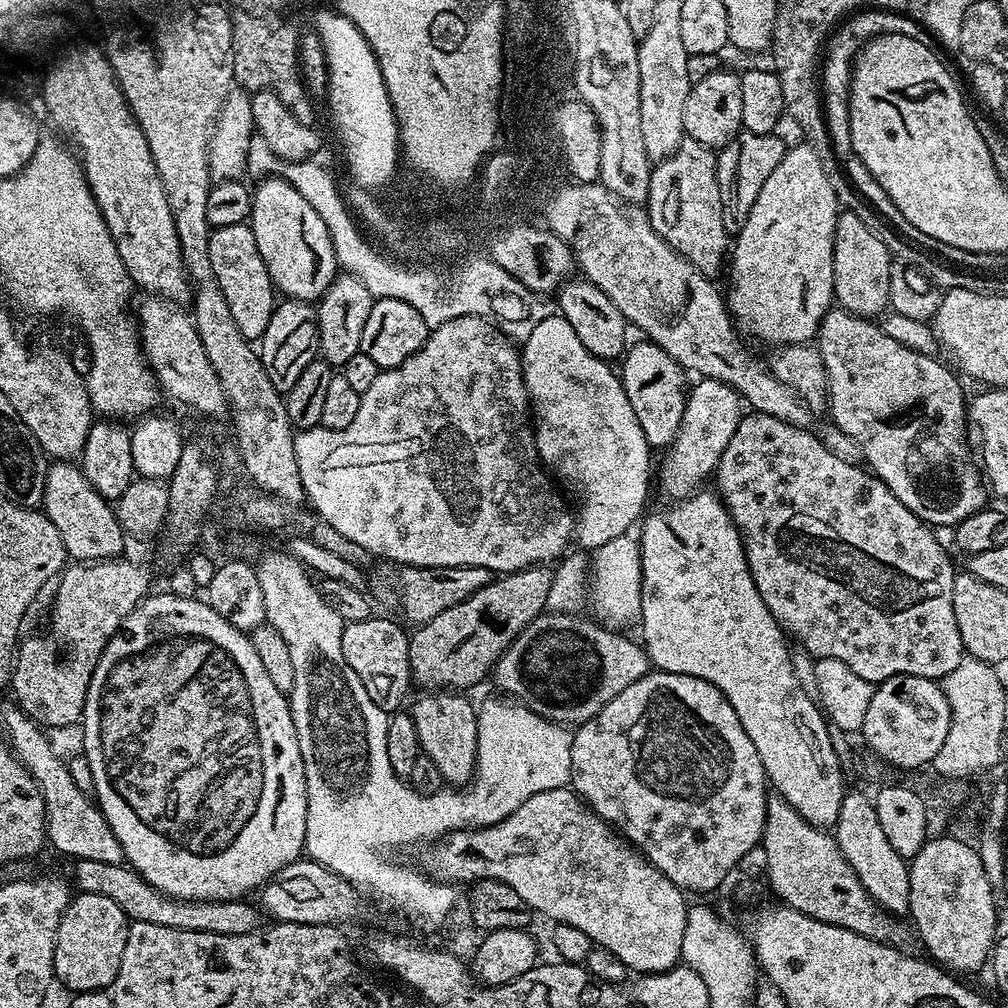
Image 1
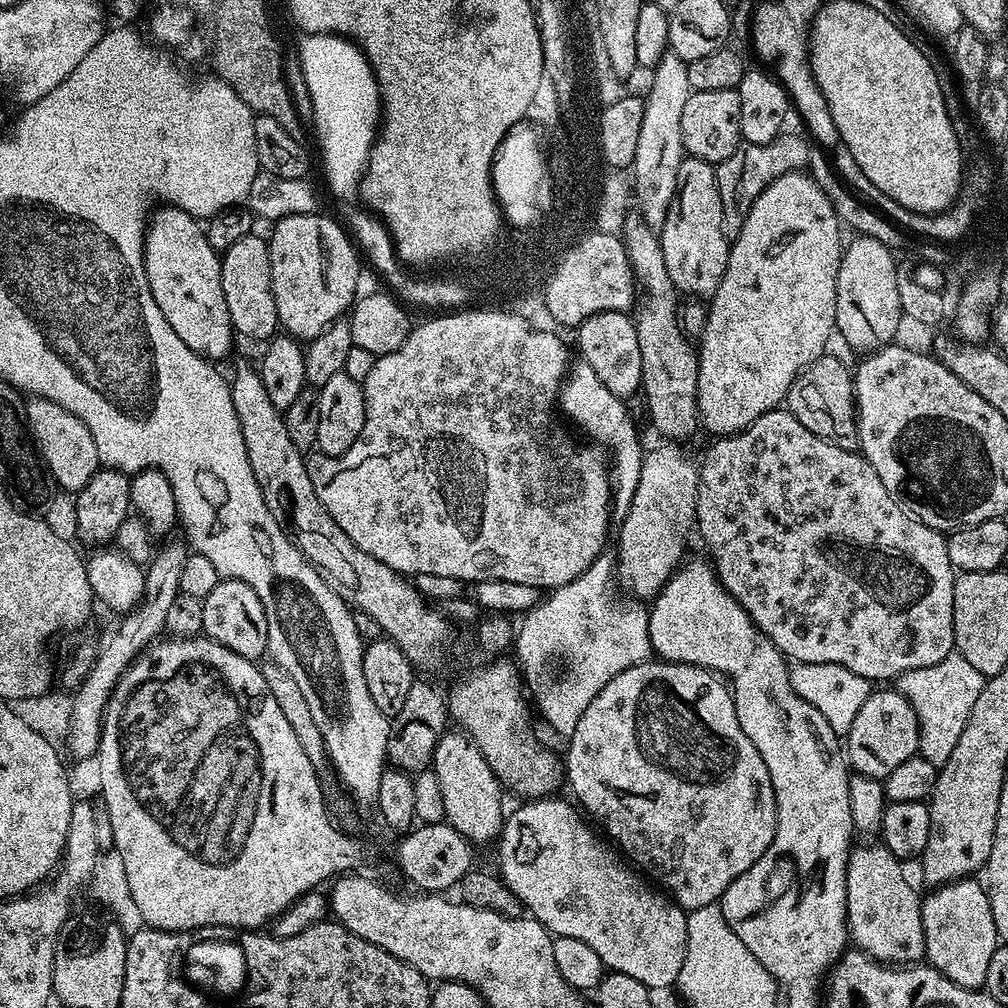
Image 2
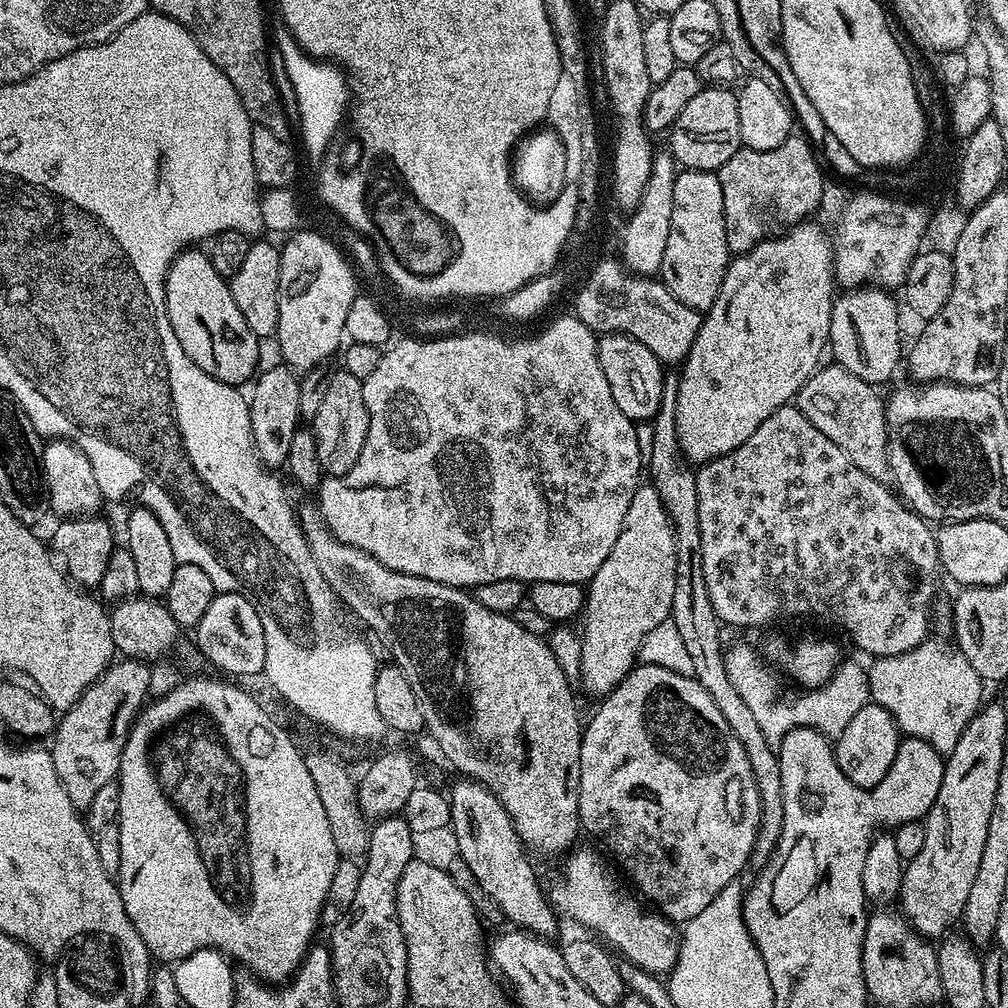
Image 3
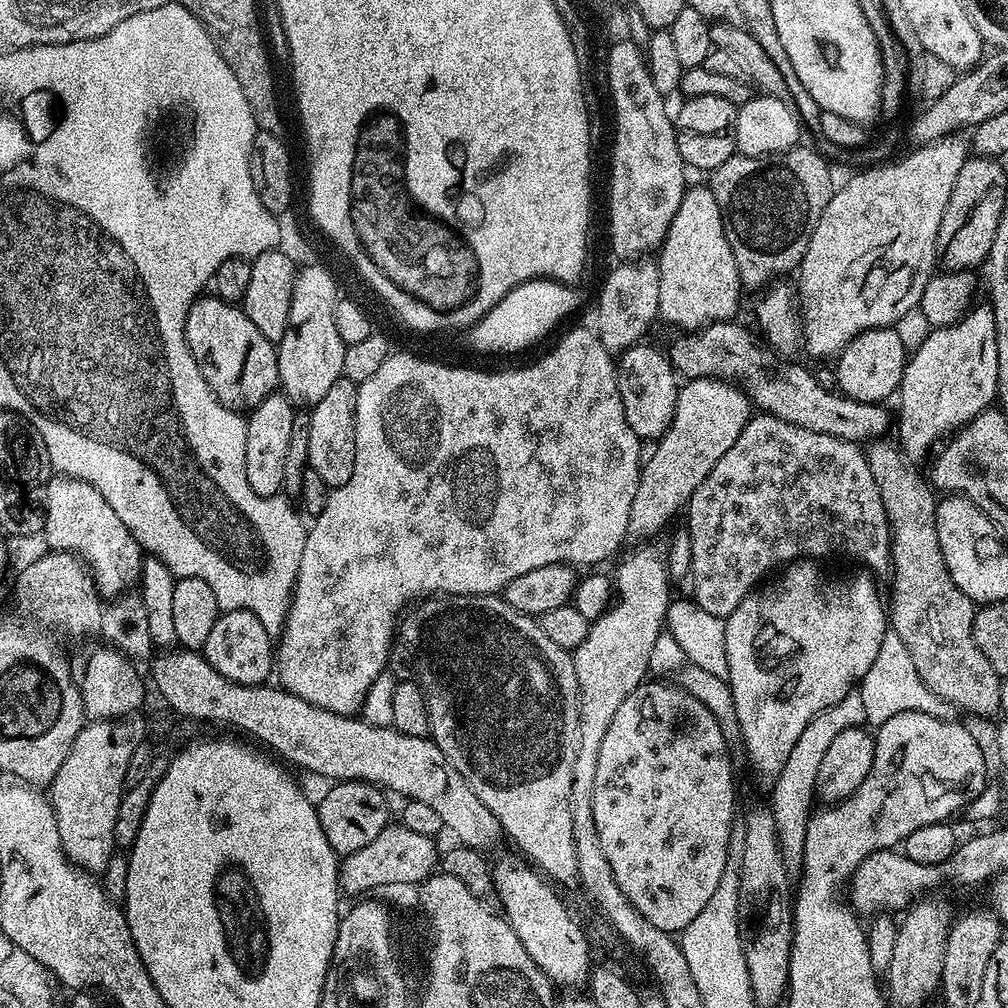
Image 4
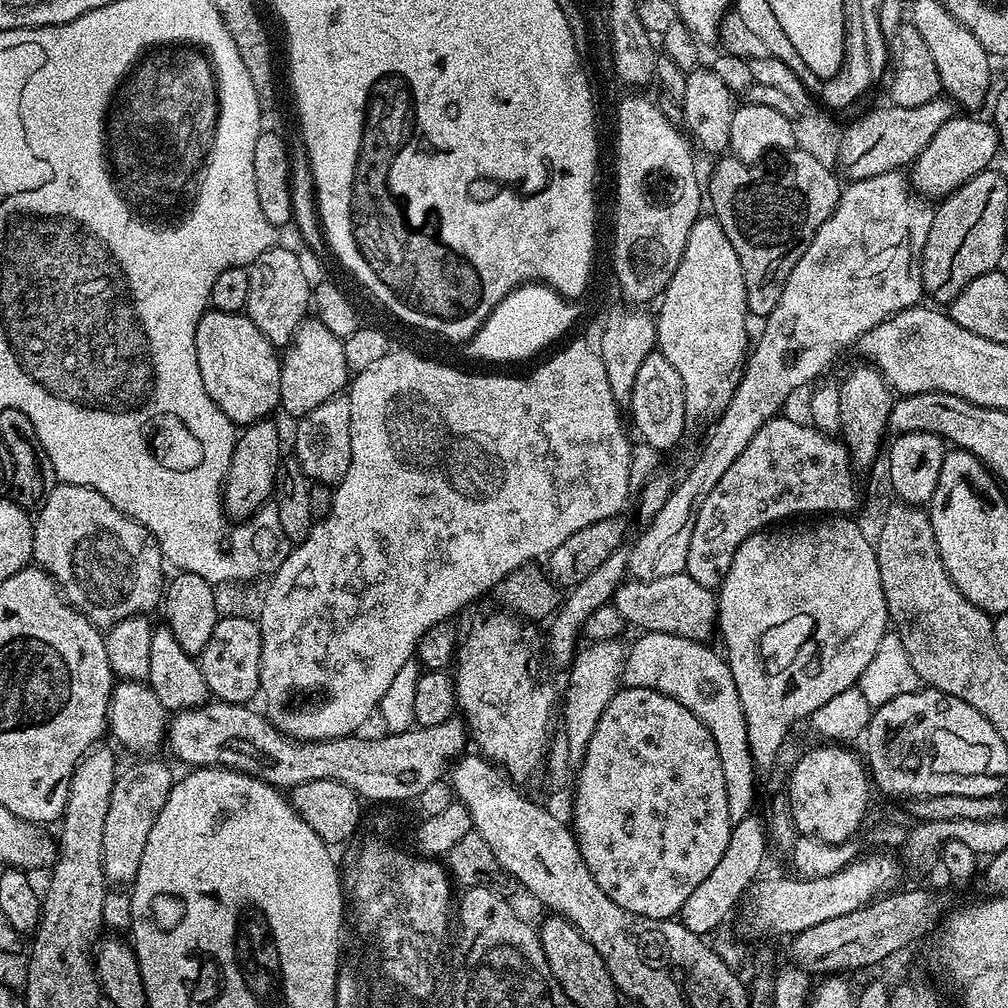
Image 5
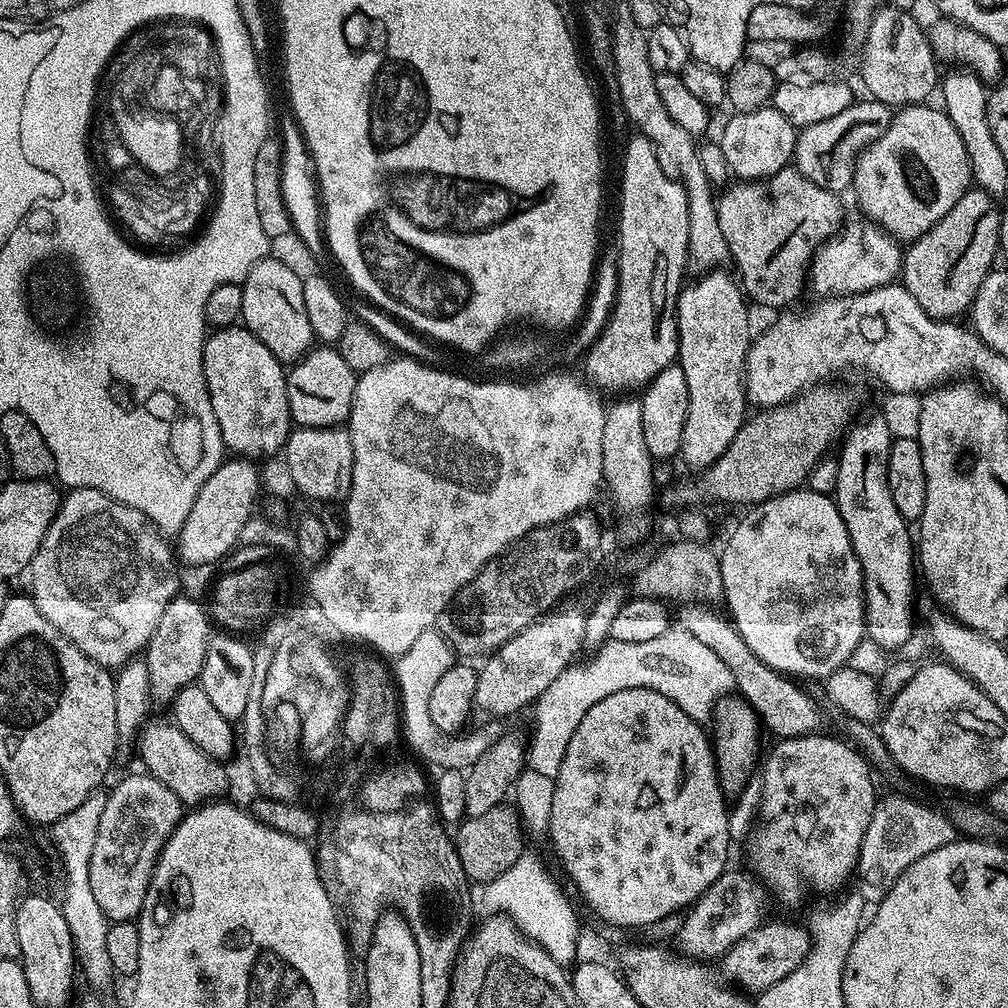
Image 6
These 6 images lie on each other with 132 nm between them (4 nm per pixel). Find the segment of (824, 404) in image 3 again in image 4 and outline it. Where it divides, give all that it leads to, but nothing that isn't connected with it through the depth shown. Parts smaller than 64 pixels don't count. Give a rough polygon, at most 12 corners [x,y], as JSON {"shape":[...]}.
{"shape":[[864,448],[890,529],[891,631],[953,709],[995,717],[1001,673],[950,578],[937,493]]}

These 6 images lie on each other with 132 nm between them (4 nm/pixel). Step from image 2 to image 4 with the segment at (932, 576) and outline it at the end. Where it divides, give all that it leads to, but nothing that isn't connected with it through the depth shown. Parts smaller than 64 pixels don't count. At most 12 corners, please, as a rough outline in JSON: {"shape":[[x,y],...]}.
{"shape":[[756,414],[688,500],[728,617],[801,558],[890,568],[864,448]]}

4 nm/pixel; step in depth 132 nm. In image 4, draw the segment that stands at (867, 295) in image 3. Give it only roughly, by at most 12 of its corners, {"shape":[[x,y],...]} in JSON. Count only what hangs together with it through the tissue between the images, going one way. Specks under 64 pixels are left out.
{"shape":[[895,327],[855,336],[834,364],[852,400],[887,401],[904,373]]}

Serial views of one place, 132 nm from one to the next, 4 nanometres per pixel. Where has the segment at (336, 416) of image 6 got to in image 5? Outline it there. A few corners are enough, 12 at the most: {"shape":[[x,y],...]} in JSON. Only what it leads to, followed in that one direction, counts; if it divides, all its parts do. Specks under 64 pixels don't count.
{"shape":[[305,318],[280,361],[280,408],[305,416],[349,383],[344,341]]}

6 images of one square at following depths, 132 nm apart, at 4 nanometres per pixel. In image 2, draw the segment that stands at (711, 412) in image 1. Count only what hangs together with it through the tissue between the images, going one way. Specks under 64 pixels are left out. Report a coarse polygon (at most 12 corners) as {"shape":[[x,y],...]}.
{"shape":[[676,442],[644,453],[618,576],[655,598],[696,528],[700,470]]}

